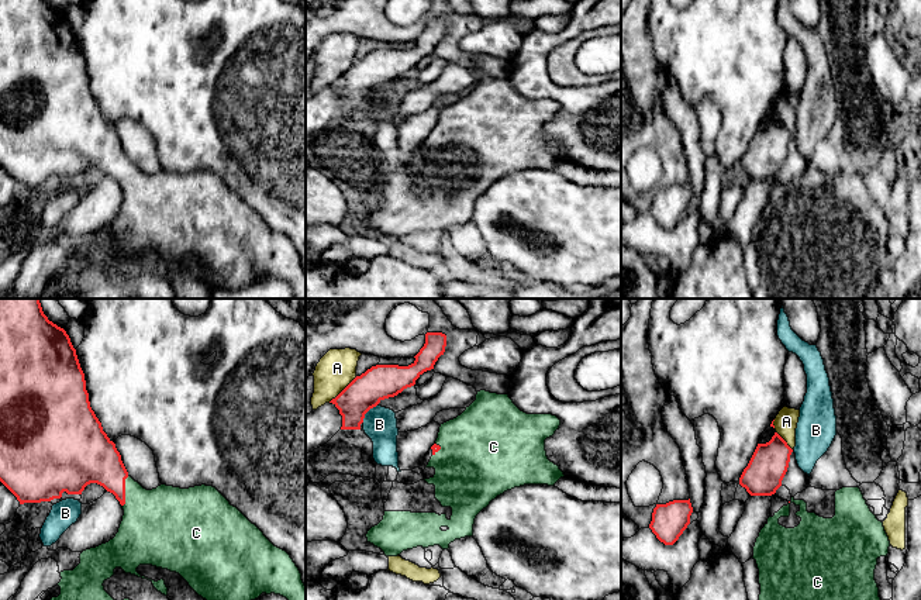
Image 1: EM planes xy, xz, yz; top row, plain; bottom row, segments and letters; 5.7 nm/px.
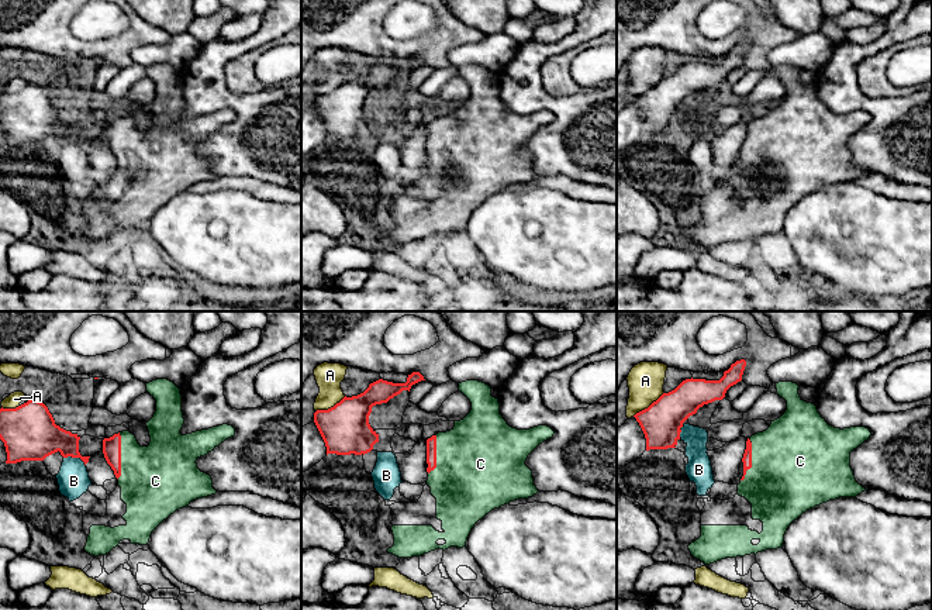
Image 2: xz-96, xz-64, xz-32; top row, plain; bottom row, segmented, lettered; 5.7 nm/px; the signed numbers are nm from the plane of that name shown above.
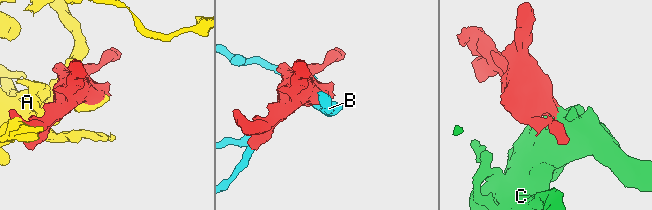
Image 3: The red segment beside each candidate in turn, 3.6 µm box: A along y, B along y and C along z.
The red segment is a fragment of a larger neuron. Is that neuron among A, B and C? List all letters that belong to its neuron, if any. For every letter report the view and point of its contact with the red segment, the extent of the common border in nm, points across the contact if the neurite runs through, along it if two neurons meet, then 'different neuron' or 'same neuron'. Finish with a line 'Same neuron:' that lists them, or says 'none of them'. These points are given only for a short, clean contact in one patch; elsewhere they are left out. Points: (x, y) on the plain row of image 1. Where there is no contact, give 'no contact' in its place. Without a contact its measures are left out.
A: meets red in xz at (344, 73); contact 220 nm long; different neuron
B: meets red in xz at (366, 96); contact 130 nm long; different neuron
C: meets red in xy at (124, 176); contact 180 nm long; same neuron
Same neuron: C

